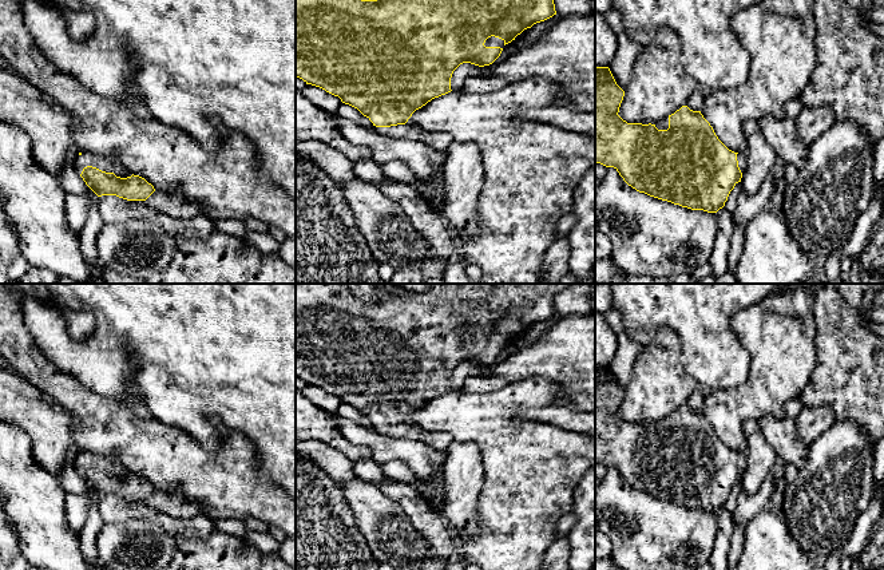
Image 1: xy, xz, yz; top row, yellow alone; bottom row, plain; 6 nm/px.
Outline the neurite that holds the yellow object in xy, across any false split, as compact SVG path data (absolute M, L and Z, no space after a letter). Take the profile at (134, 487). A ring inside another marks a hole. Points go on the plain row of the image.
M79 452L74 468L98 496L116 495L127 500L146 500L155 491L151 483L127 471L115 456Z

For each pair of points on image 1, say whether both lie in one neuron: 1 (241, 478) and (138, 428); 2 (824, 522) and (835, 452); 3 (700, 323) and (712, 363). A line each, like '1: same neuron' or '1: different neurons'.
1: same neuron
2: same neuron
3: same neuron

